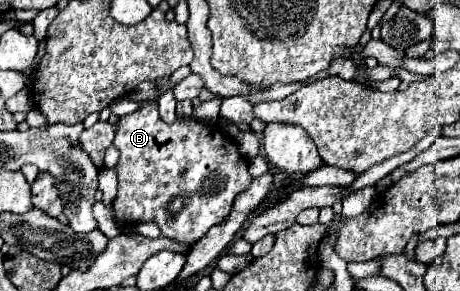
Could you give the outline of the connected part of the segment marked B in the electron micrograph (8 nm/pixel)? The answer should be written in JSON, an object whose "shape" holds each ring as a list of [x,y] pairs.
{"shape":[[[147,102],[133,114],[119,118],[115,146],[121,152],[119,164],[115,168],[119,176],[119,192],[113,200],[115,218],[121,224],[155,222],[163,236],[187,244],[195,244],[207,234],[211,226],[221,224],[229,216],[235,196],[247,190],[253,180],[247,172],[249,162],[237,152],[235,140],[225,136],[217,124],[201,124],[191,116],[177,118],[173,124],[165,124],[159,116],[157,102]]]}

